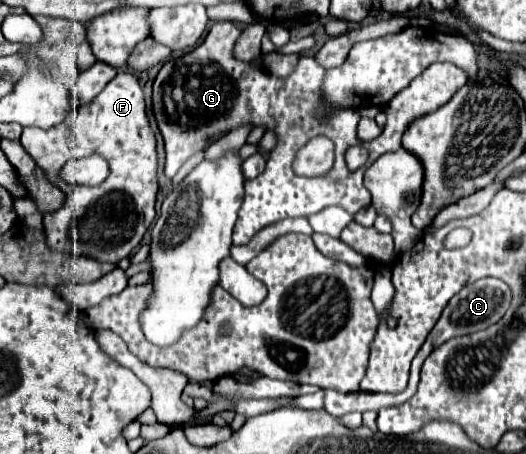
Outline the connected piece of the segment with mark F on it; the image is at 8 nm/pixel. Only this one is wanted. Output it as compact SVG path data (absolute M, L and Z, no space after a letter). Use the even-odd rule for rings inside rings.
M119 70L97 98L71 112L63 124L49 130L37 126L23 128L21 144L63 192L65 180L61 178L61 170L69 160L99 154L109 162L109 176L105 182L99 186L71 184L71 192L65 192L65 204L45 214L43 226L53 250L71 256L91 256L111 264L127 258L143 240L143 234L155 218L155 196L159 190L155 134L145 114L143 90L137 76L129 70Z

